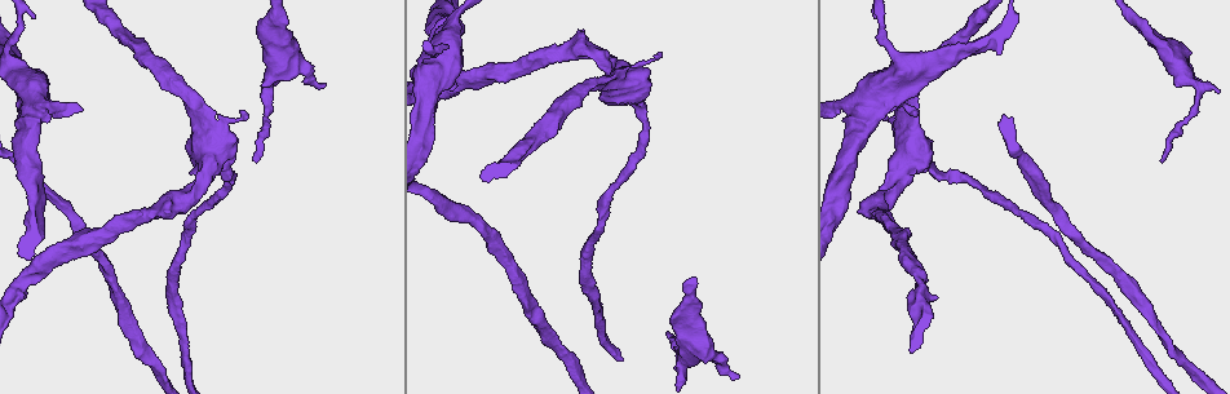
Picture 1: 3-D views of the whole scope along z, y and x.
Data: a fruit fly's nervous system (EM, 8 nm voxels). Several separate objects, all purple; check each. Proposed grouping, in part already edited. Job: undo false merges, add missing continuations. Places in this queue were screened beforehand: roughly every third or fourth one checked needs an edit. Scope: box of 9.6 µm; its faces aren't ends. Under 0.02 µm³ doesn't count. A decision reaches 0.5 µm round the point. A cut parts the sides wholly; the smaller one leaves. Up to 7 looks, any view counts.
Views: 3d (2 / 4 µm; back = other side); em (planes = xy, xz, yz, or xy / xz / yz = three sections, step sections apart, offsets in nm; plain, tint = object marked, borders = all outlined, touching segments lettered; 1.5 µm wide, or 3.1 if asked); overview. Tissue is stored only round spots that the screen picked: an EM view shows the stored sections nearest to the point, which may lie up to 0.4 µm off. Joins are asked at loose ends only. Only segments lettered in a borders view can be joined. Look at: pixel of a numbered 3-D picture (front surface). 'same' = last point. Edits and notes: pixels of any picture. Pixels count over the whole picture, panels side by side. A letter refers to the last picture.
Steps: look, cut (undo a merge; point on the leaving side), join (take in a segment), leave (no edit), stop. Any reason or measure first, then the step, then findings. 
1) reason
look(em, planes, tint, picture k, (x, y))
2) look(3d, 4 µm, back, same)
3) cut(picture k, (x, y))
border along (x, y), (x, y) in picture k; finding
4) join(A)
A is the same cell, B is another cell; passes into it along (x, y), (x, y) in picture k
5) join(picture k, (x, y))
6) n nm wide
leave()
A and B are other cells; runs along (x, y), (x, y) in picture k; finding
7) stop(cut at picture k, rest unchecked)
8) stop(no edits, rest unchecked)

thick turns thin
look(3d, 2 µm, picture 1, (939, 173))

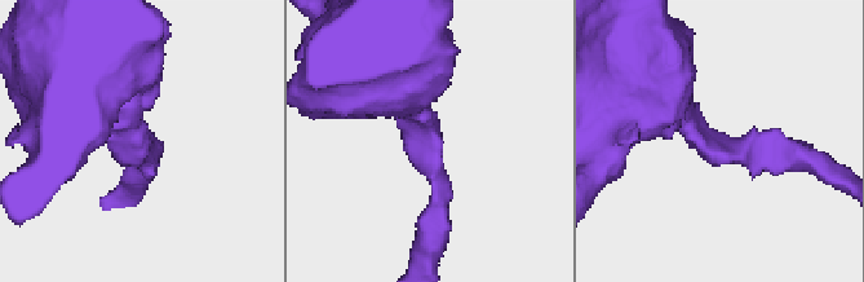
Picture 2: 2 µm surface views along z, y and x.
arms of 200, 700 nm
look(em, yz, step 8, tint, picture 2, (722, 150))

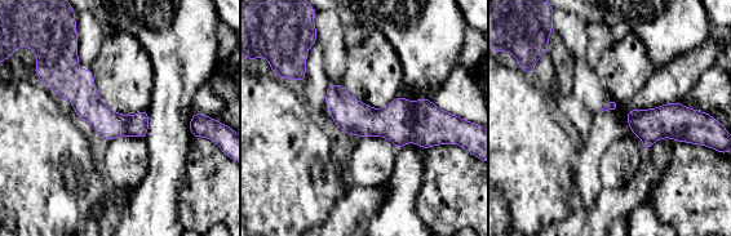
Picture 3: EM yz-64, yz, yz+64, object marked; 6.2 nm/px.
look(em, planes, borders, same)

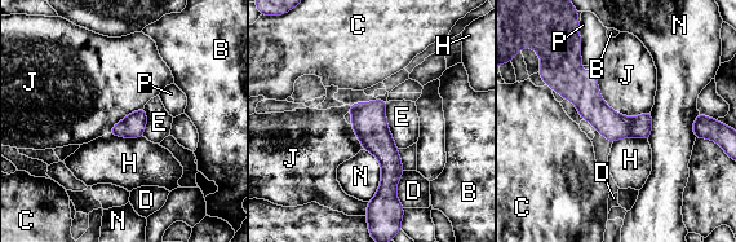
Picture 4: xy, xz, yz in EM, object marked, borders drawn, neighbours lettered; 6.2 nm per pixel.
leave()
B, C, D, E, H, J, N and P are other cells; runs along (554, 83), (613, 127), (647, 135) in picture 4; all the same neuron

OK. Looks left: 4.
free end
look(3d, 4 µm, picture 1, (257, 161))

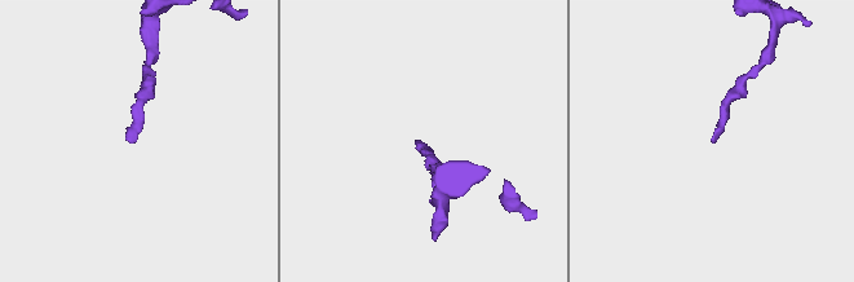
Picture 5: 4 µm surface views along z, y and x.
look(em, yz, step 8, tint, picture 5, (128, 139))

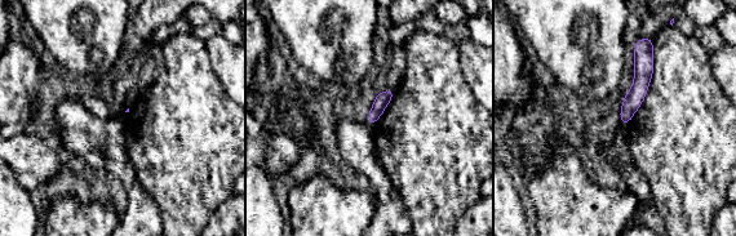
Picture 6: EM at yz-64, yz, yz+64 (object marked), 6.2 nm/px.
another direction
look(em, planes, borders, same)

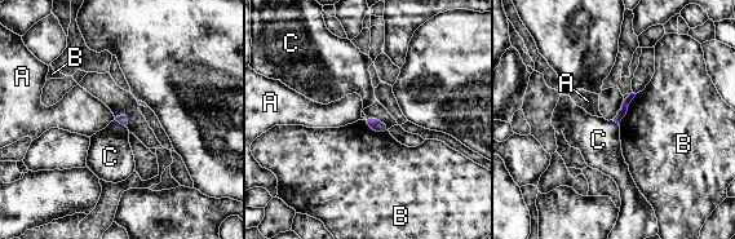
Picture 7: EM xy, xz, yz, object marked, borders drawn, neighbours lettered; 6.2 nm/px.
leave()
A, B and C are other cells; border along (612, 120), (618, 123) in picture 7; no lettered segment goes on from it

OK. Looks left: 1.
stop(no edits, rest unchecked)

